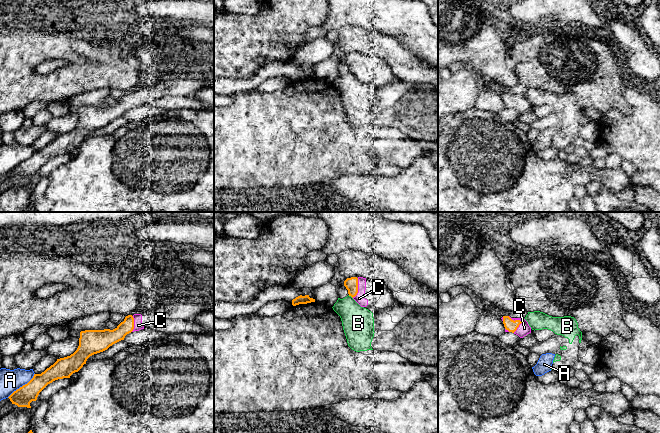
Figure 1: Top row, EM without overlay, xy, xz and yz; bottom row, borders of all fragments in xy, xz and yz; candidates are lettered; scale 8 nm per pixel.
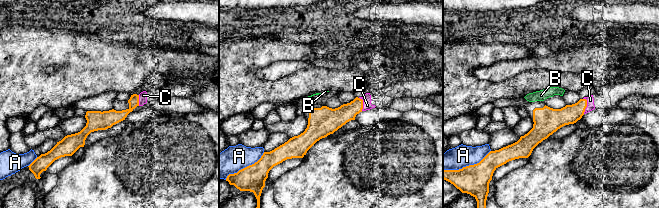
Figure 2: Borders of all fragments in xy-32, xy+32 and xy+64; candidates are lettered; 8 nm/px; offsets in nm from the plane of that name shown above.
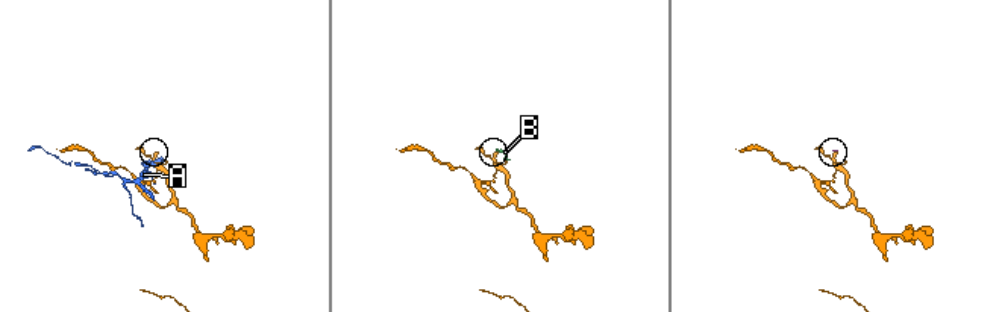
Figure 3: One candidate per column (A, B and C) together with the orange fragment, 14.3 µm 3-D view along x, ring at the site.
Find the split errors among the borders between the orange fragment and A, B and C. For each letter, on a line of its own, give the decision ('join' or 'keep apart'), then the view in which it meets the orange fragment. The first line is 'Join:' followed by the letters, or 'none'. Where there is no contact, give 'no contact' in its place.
Join: C
A: keep apart; contact in xy
B: keep apart; contact in xz
C: join; contact in yz

